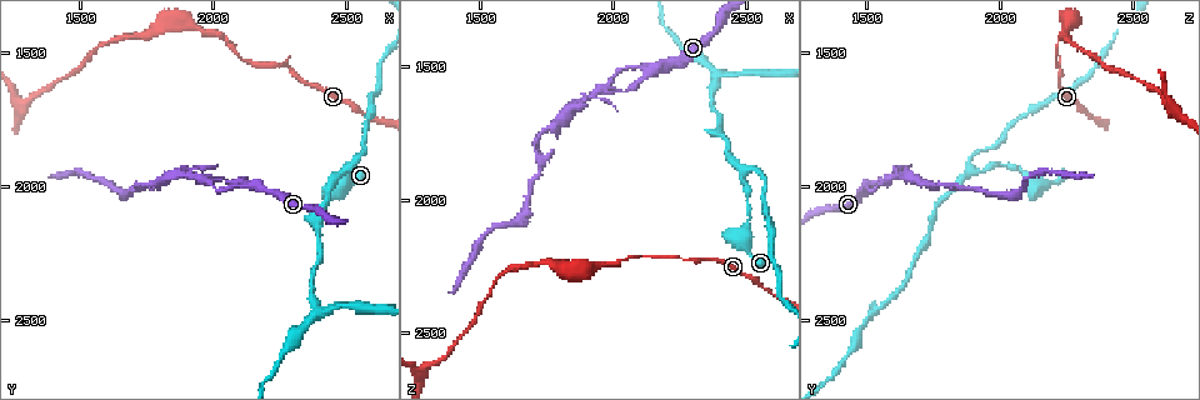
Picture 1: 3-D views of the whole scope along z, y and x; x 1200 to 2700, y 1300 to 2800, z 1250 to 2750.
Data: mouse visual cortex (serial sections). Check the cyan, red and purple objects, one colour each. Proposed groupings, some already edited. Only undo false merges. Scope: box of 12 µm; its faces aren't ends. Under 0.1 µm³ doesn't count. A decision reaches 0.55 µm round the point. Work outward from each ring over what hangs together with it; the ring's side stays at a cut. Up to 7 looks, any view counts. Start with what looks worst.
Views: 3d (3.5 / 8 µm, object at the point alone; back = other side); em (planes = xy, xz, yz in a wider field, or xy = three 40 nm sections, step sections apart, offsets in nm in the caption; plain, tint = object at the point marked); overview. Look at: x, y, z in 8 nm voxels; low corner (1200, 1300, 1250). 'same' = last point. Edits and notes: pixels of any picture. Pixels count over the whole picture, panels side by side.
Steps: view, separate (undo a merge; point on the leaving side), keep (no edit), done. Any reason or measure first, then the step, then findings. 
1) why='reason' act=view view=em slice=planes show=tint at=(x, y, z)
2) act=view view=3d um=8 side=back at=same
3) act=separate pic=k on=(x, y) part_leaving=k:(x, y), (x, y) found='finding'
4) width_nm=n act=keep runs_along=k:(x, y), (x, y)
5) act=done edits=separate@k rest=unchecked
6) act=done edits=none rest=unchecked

why='three arms meet' act=view view=3d um=3.5 at=(2490, 1940, 1900)

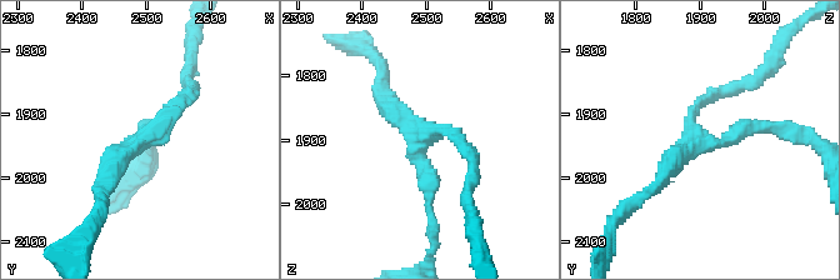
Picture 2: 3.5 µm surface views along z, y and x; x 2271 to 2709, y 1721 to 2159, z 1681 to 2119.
arm_widths_nm=150,200,200 act=keep runs_along=2:(775, 128), (695, 143), (646, 193) found='all the same cell'

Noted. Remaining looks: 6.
why='thin neck' act=view view=3d um=3.5 at=(1880, 1960, 1630)

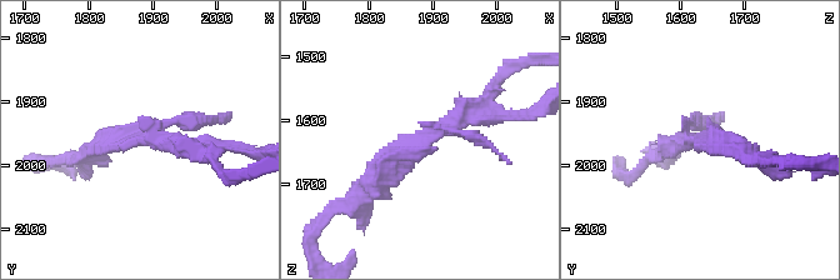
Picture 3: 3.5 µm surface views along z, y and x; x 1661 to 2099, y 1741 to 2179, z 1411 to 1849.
why='now the EM' act=view view=em slice=xy step=5 show=tint at=(1880, 1960, 1630)

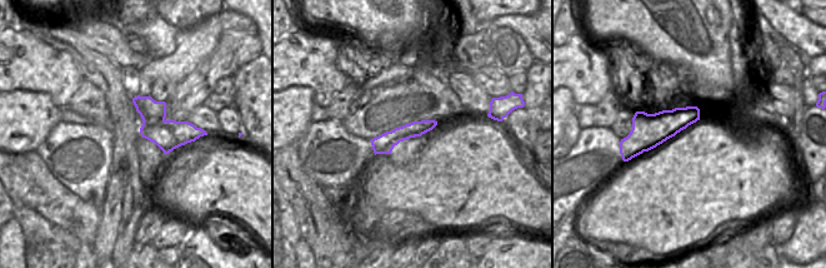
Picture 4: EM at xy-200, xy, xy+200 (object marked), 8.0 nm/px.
act=keep runs_along=4:(431, 123), (398, 134), (375, 147) found='continuous, no second cell'

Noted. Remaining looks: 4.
why='a narrow waist' act=view view=3d um=8 side=back at=(1720, 2010, 1890)

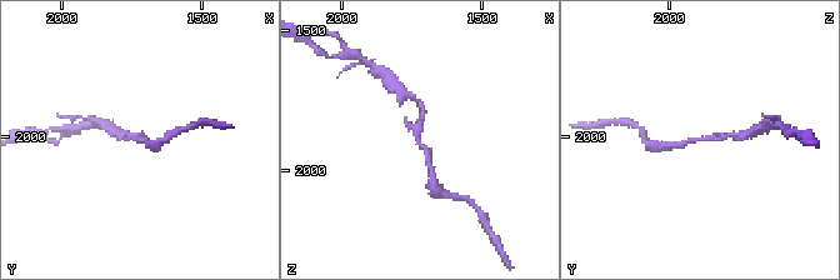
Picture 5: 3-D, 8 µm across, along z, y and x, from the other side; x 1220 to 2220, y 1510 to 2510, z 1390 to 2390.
act=view view=3d um=3.5 at=(1730, 2010, 1900)

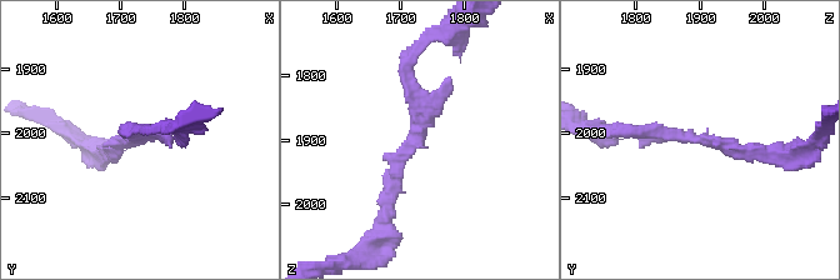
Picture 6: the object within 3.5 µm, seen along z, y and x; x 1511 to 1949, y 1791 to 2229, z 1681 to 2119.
why='need the tissue' act=view view=em slice=xy step=3 show=tint at=(1730, 2010, 1900)

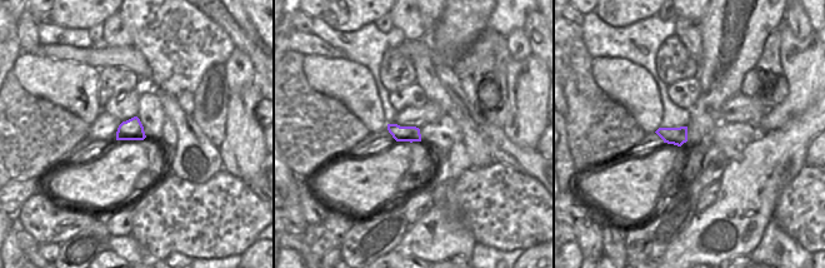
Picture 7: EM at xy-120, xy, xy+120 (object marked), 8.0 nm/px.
width_nm=120 act=keep runs_along=6:(621, 129), (660, 129), (769, 151) found='one cell here'

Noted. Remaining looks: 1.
act=done edits=none rest=unchecked

